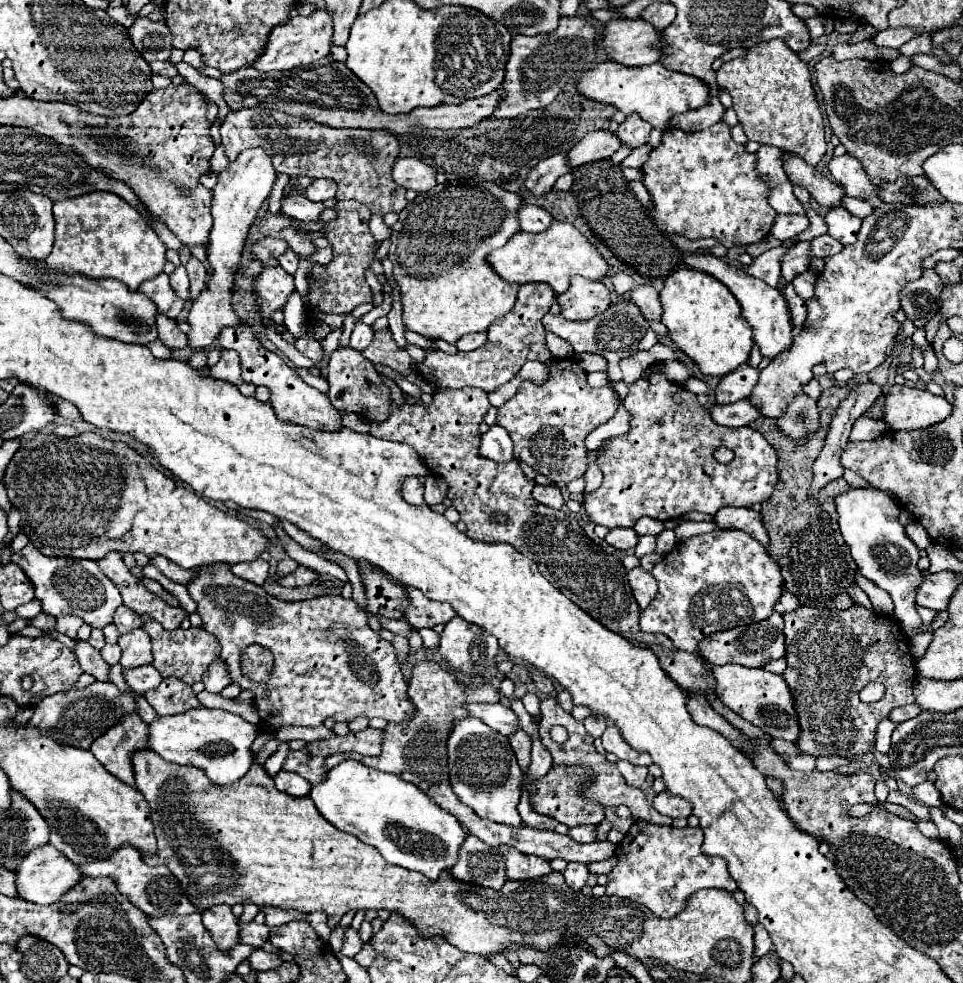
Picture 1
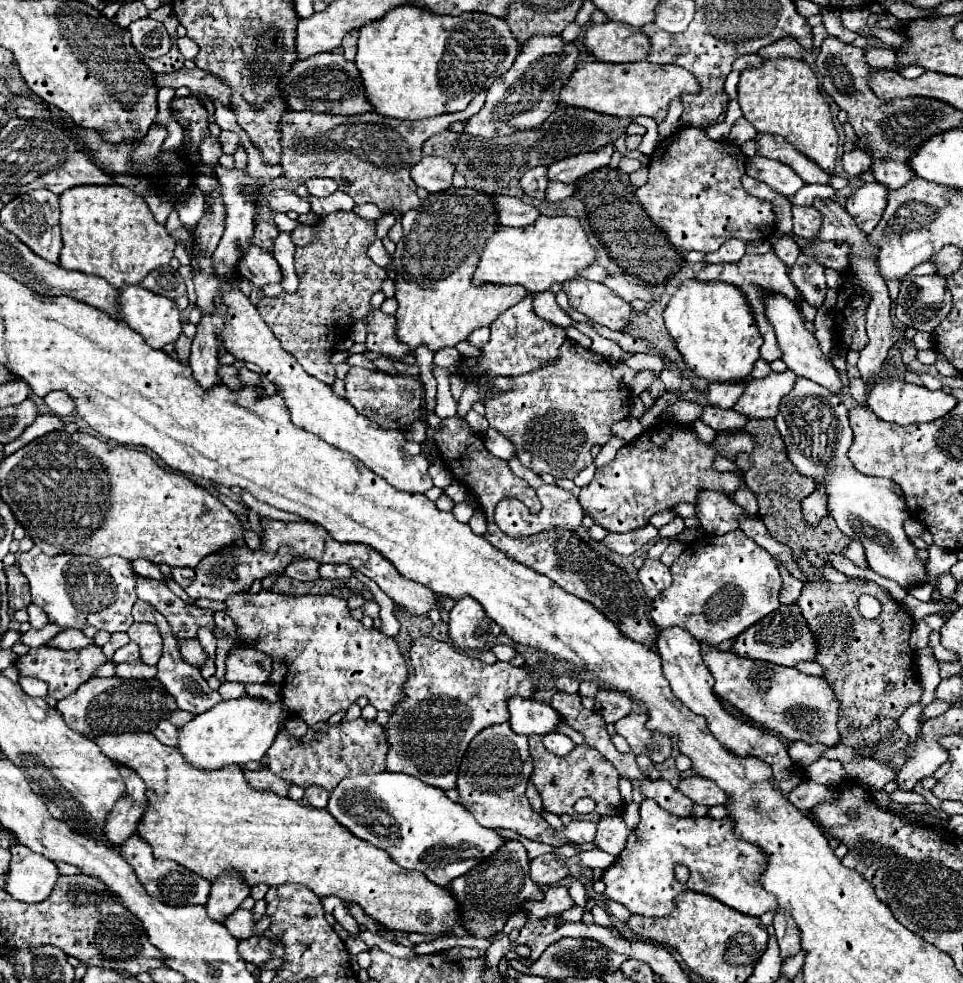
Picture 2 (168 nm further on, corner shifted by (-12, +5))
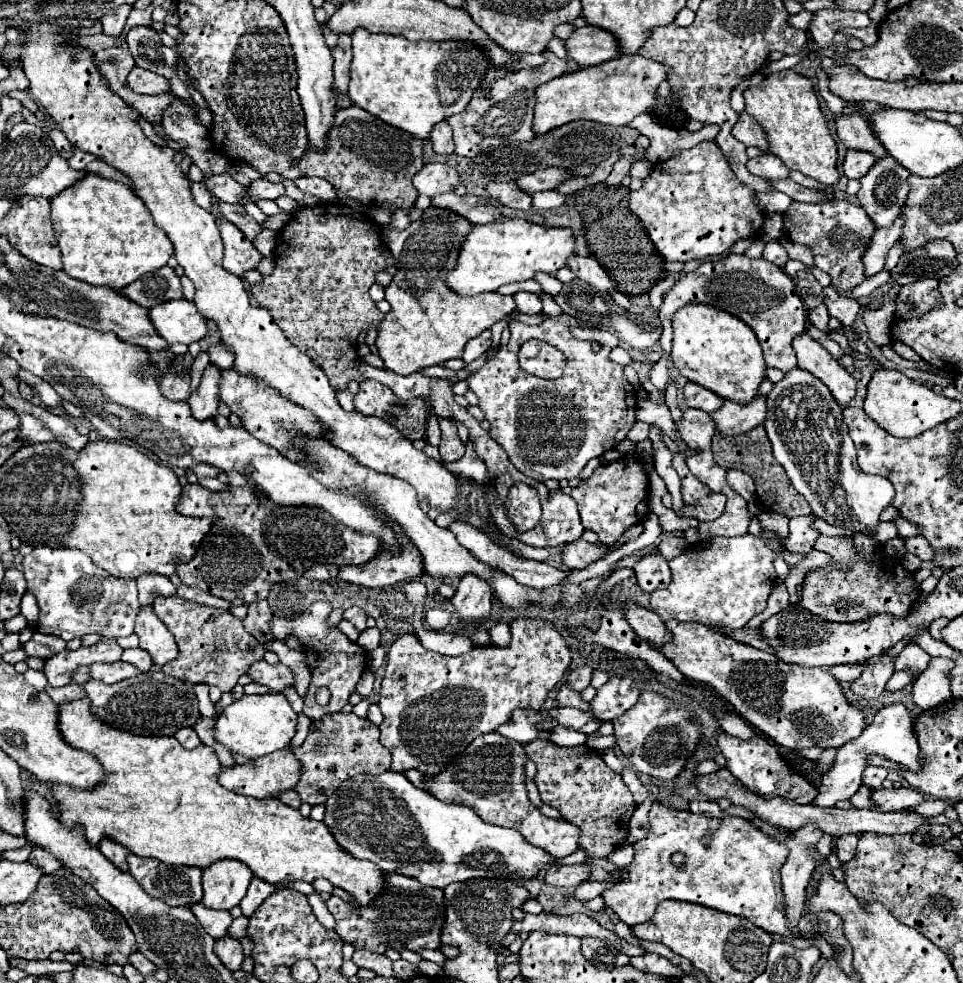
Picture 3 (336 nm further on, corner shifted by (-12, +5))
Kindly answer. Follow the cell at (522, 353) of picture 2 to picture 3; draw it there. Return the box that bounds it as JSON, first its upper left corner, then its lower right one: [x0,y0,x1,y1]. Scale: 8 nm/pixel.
[519,339,565,379]

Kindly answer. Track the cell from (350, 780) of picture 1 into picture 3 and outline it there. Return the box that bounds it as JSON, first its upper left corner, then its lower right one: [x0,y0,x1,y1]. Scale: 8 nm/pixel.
[323,771,587,889]

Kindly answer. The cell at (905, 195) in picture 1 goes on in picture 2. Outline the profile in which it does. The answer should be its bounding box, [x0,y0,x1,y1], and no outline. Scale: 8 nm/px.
[873,161,915,191]

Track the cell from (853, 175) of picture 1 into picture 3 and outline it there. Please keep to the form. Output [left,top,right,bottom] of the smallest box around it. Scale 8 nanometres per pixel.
[843,151,875,179]

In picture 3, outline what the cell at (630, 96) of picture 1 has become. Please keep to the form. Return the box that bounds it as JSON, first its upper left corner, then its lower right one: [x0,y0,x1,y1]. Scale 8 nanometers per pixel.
[535,55,667,137]

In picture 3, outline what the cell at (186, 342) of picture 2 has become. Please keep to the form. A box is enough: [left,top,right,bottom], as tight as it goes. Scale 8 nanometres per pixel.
[159,355,193,401]

